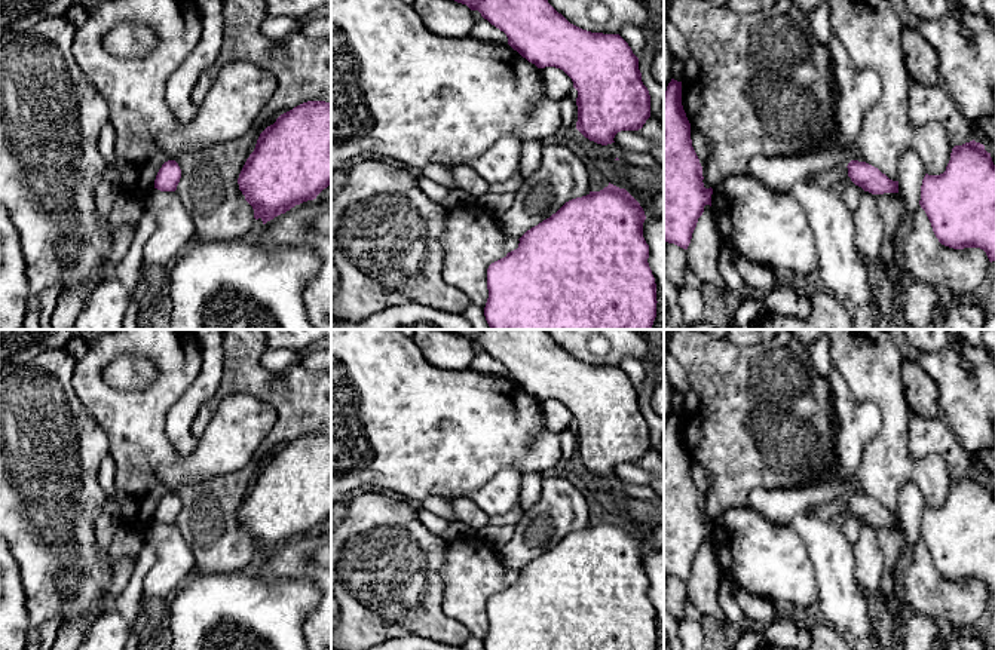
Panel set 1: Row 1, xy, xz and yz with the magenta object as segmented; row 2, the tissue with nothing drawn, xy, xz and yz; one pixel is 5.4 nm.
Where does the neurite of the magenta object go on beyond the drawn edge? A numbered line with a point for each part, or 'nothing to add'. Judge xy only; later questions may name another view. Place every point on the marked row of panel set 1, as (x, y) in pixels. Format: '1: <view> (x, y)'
nothing to add

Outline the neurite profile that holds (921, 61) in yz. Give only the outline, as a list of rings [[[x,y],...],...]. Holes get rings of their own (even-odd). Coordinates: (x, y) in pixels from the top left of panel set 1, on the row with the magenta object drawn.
[[[903,27],[901,30],[903,59],[910,79],[925,86],[940,85],[939,59],[931,47],[916,30]]]

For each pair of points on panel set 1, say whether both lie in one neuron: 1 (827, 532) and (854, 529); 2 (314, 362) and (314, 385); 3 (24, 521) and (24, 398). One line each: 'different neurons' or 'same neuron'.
1: different neurons
2: different neurons
3: same neuron

